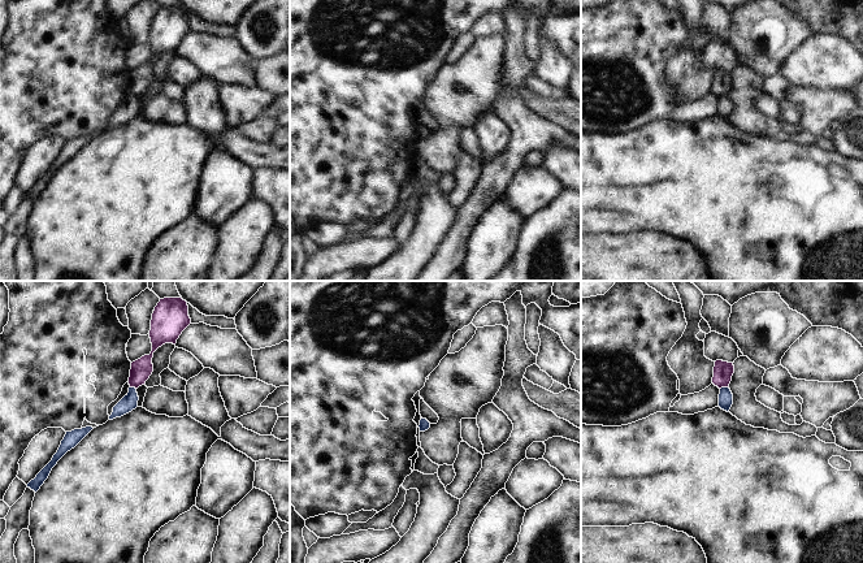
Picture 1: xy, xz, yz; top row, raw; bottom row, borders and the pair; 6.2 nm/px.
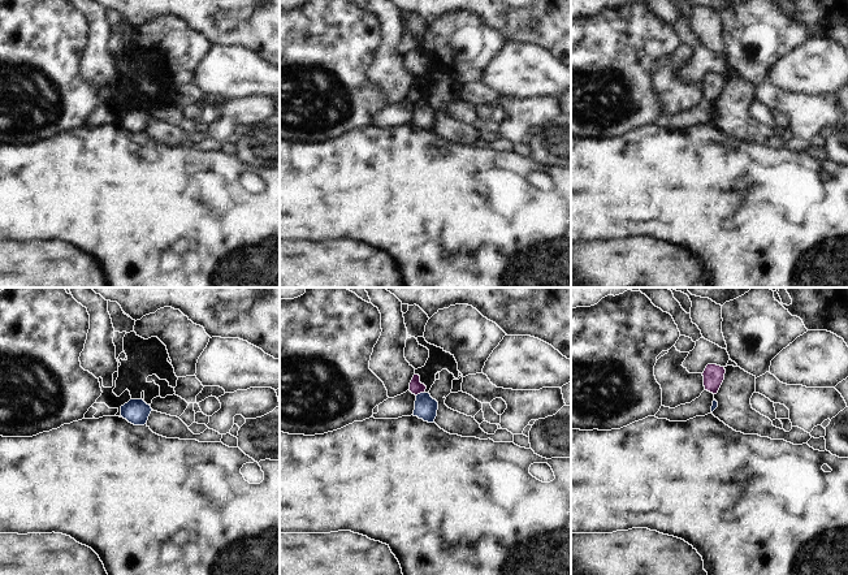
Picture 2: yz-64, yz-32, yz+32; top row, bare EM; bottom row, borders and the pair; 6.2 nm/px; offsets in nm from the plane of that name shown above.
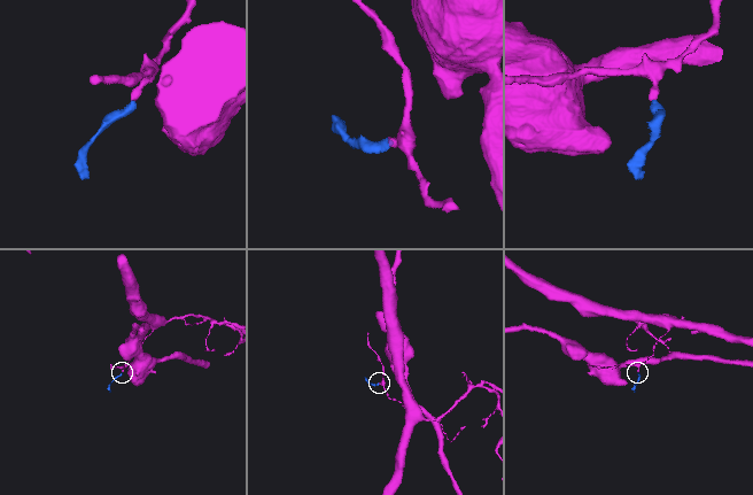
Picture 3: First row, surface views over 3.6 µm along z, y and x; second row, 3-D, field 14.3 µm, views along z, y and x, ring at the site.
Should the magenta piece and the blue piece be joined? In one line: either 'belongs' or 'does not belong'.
does not belong

